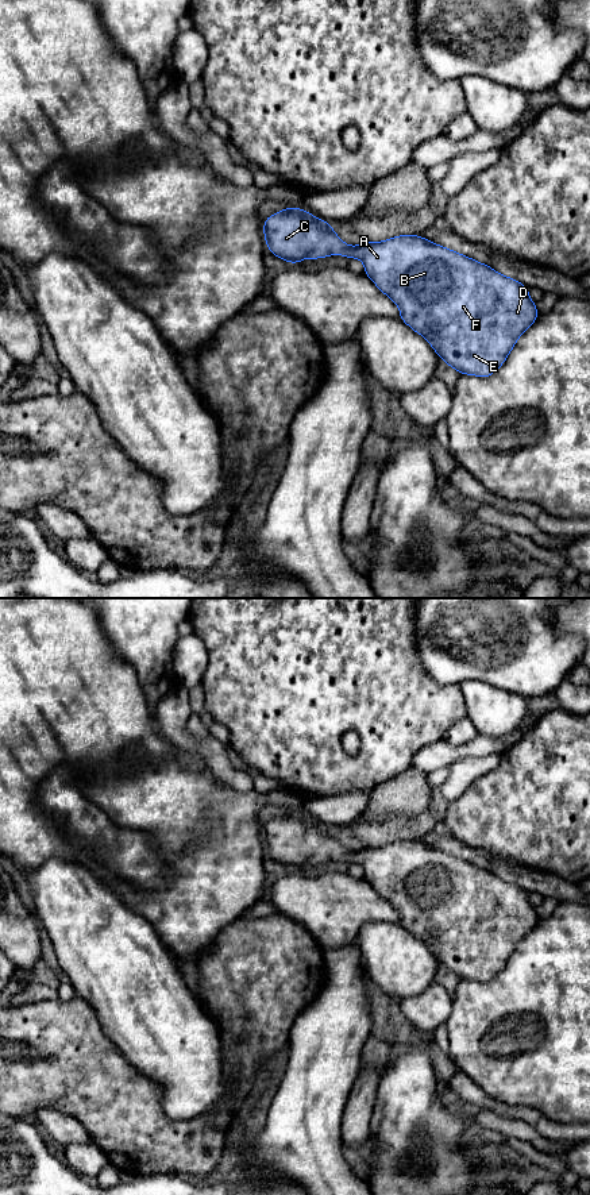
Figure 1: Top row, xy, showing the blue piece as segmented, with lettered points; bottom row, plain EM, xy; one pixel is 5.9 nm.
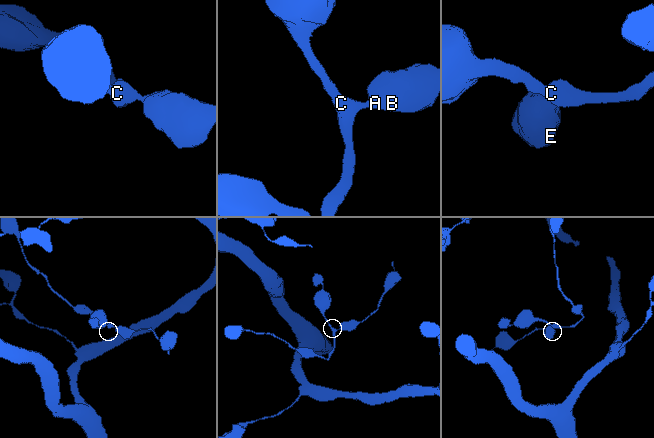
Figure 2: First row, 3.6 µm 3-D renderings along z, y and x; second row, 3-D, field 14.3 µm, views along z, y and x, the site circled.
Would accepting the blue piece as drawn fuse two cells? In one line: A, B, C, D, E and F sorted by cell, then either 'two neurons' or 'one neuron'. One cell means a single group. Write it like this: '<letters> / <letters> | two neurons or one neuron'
A B C D E F | one neuron

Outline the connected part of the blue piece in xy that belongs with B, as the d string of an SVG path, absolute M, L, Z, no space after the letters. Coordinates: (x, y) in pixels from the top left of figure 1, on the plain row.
M284 813L263 826L269 856L285 867L331 860L358 863L367 880L400 914L400 924L424 941L437 961L460 980L490 982L508 964L520 941L537 925L536 907L520 886L420 840L346 849L333 832L304 813Z

